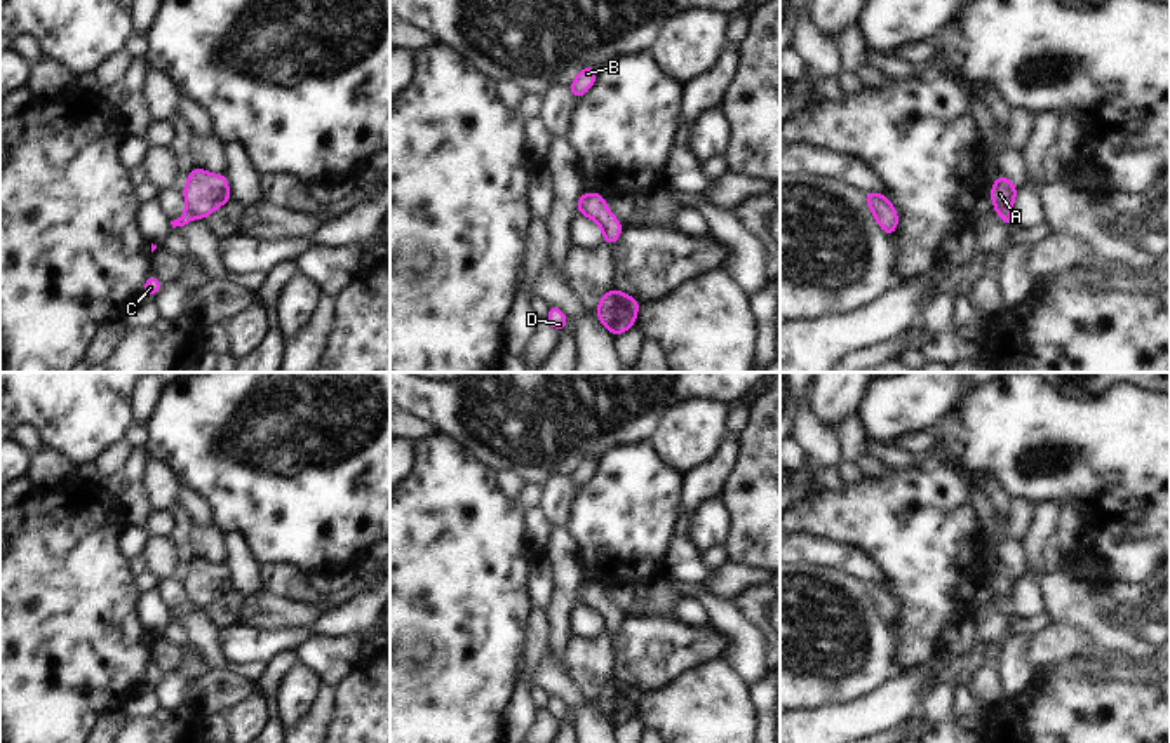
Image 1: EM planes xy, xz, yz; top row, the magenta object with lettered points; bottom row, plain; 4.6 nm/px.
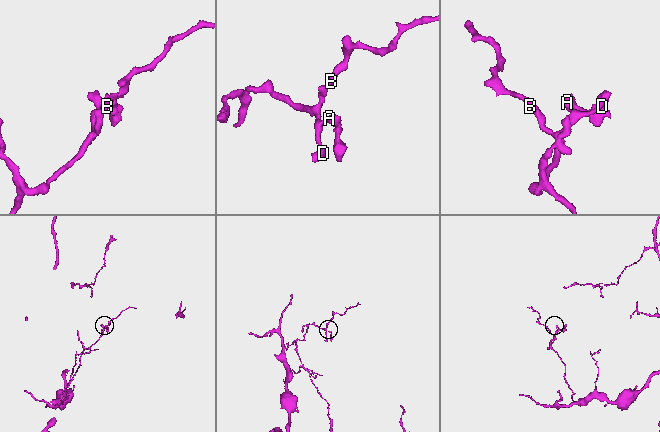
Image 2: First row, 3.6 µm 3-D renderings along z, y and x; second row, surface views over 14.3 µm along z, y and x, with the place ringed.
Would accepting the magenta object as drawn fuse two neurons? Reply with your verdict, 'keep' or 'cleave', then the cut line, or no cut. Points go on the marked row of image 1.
cleave; cut in yz along (1010, 209), (998, 213)

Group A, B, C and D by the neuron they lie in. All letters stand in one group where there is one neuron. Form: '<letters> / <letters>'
A / B C D

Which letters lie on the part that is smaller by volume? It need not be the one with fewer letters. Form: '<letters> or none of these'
A

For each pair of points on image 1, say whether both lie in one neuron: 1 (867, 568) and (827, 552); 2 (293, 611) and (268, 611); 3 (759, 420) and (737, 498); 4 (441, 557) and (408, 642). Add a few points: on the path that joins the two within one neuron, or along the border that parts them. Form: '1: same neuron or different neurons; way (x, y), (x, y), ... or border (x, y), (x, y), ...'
1: same neuron; way (857, 564), (838, 554)
2: same neuron; way (288, 611), (274, 611)
3: same neuron; way (759, 439), (759, 465), (746, 479)
4: same neuron; way (429, 578), (408, 606), (408, 622)

